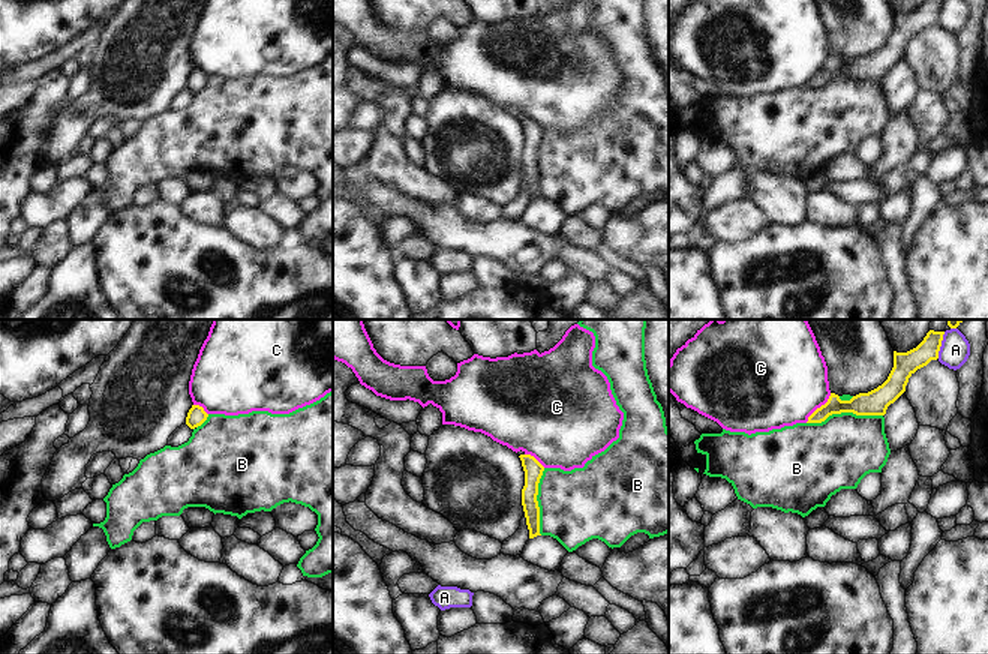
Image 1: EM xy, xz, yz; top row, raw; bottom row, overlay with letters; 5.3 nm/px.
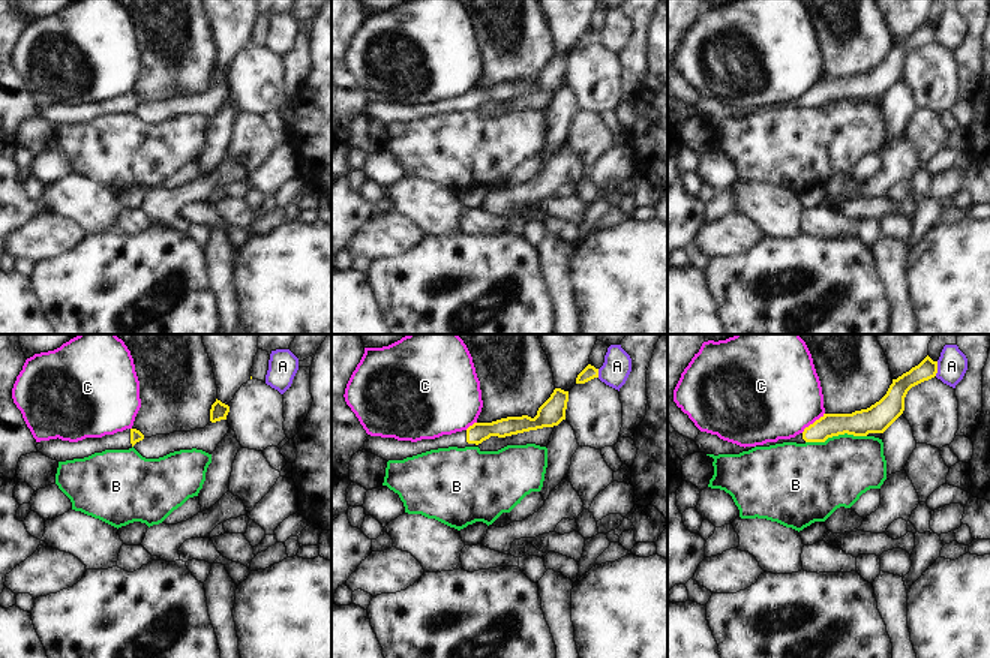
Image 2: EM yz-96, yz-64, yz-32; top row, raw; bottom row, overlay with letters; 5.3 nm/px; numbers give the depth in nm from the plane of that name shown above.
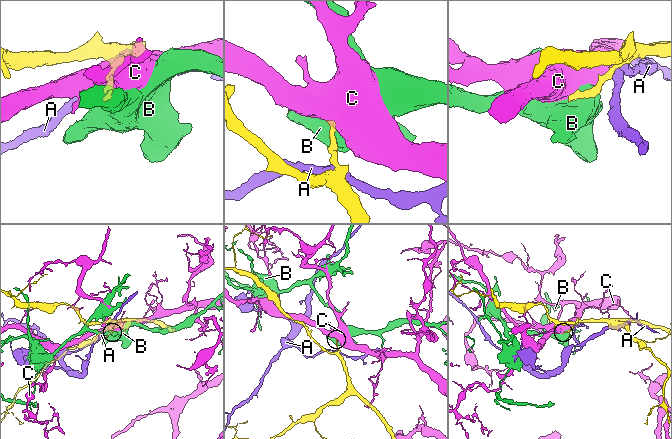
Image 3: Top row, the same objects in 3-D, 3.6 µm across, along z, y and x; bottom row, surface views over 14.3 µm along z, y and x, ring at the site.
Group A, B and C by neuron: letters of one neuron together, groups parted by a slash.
A / B / C

